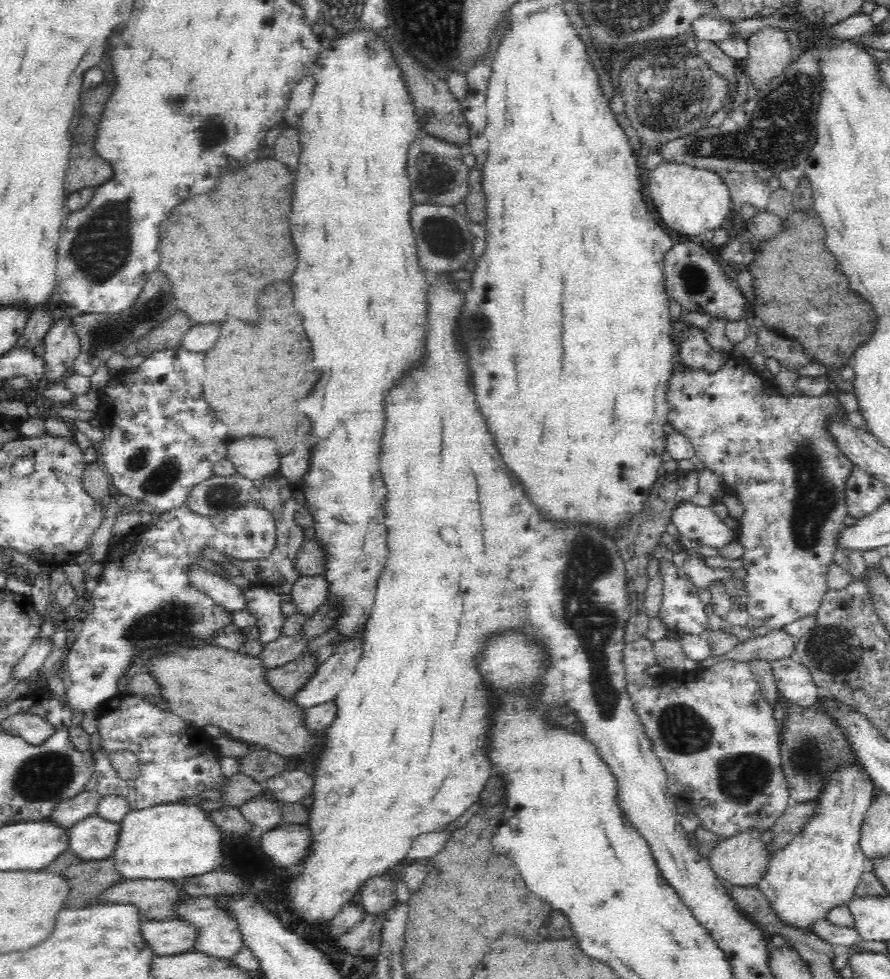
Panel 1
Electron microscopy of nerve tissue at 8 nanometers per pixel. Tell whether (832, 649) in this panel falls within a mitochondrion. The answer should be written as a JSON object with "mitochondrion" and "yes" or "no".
{"mitochondrion":"yes"}

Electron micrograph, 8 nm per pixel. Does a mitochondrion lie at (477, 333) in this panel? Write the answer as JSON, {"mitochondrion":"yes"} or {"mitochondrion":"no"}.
{"mitochondrion":"yes"}

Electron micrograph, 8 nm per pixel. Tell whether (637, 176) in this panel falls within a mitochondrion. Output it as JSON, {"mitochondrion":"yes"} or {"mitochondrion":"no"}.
{"mitochondrion":"no"}

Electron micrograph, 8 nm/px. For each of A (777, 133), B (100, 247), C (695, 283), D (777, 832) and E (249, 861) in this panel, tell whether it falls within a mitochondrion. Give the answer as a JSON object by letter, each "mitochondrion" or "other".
{"A":"mitochondrion","B":"mitochondrion","C":"mitochondrion","D":"other","E":"other"}

